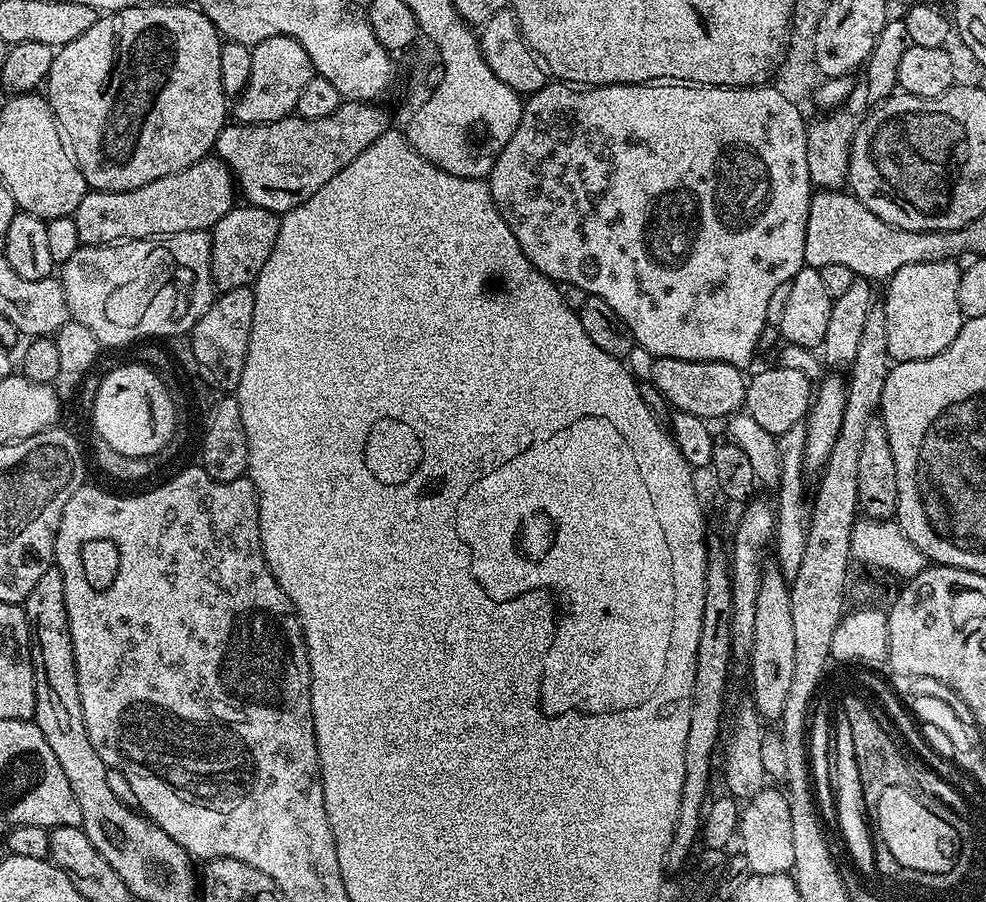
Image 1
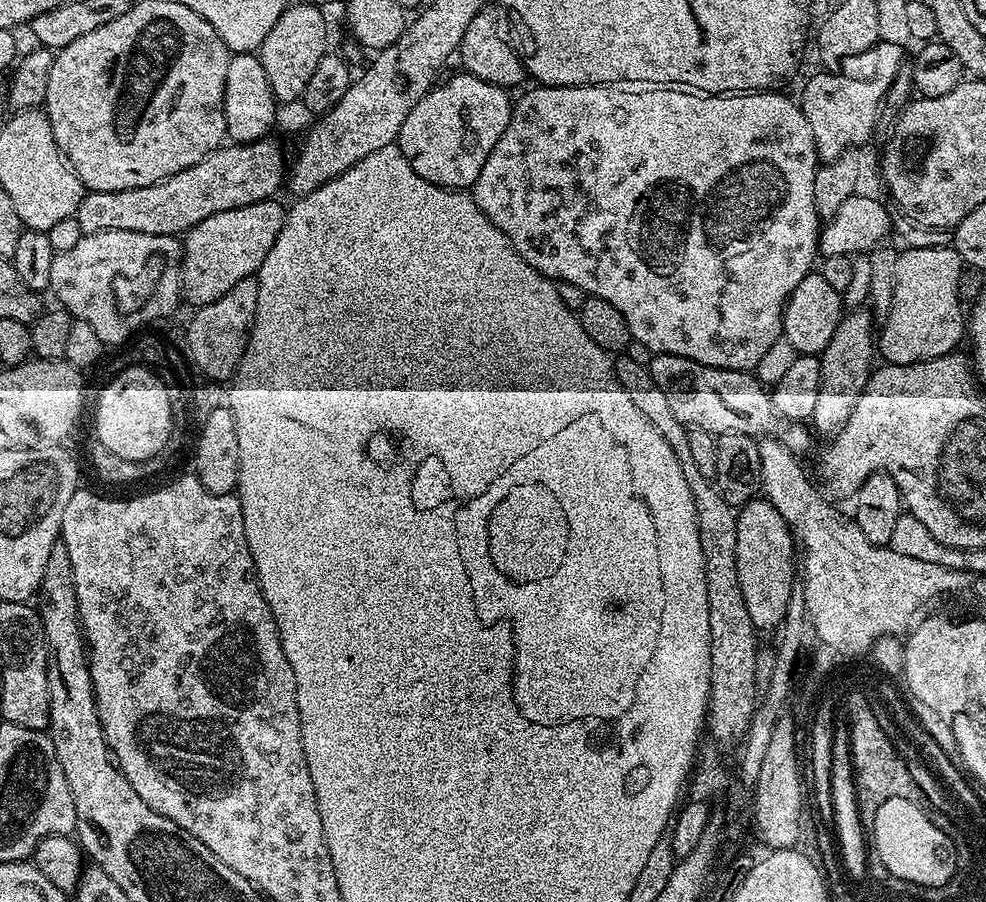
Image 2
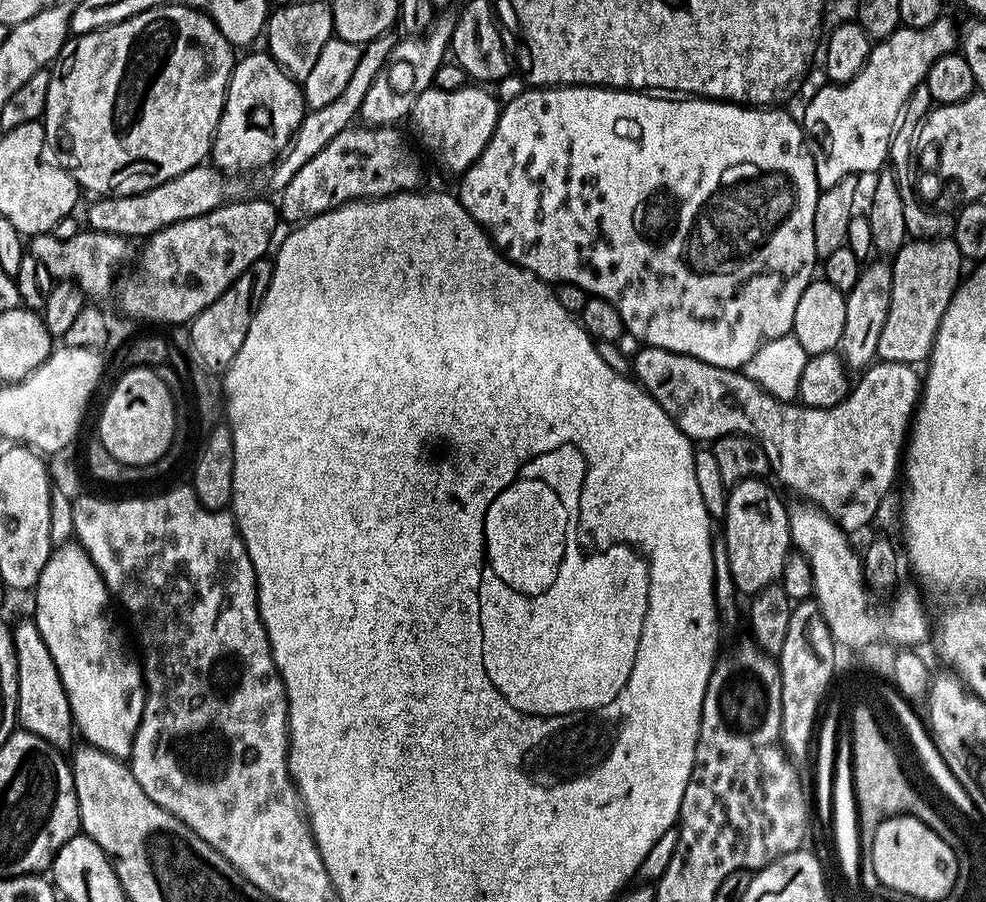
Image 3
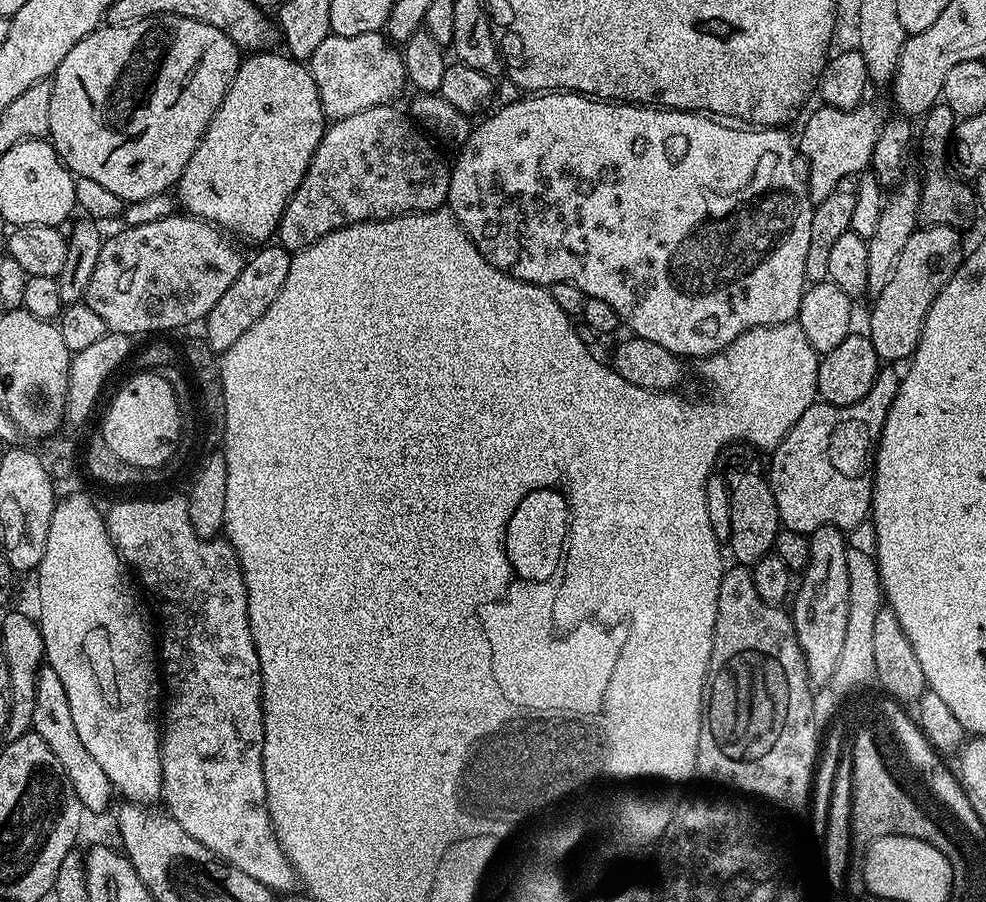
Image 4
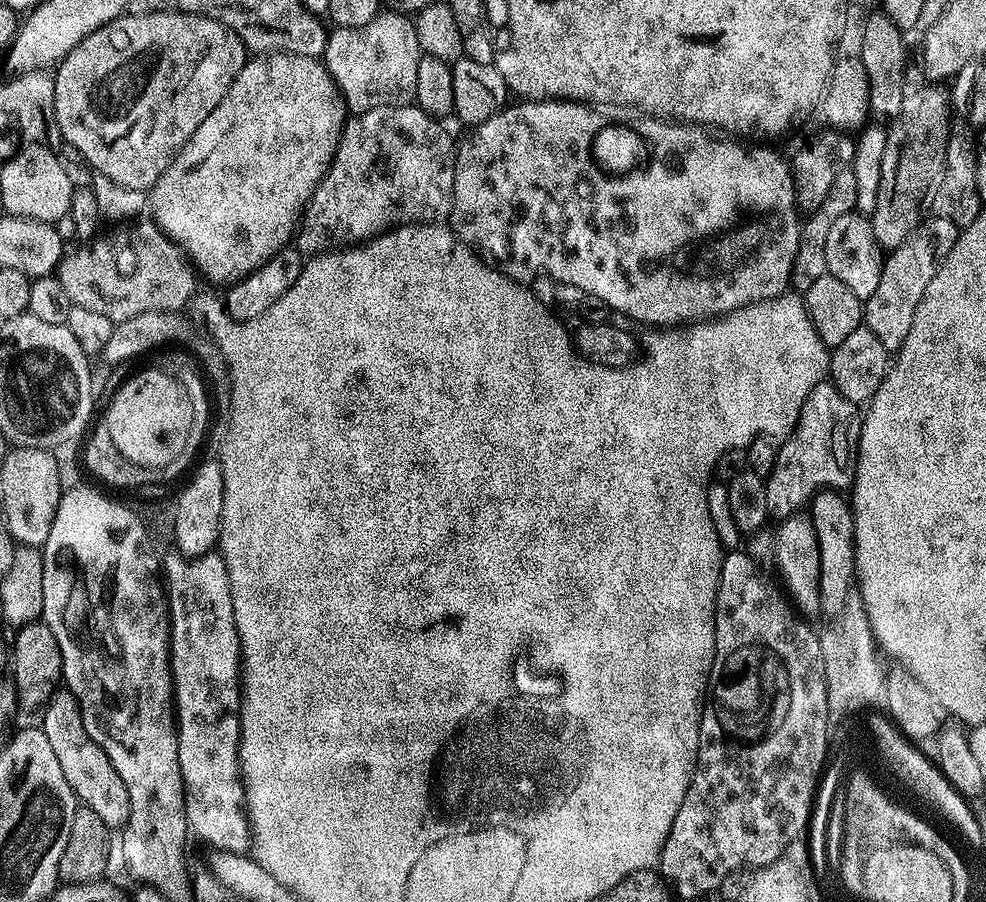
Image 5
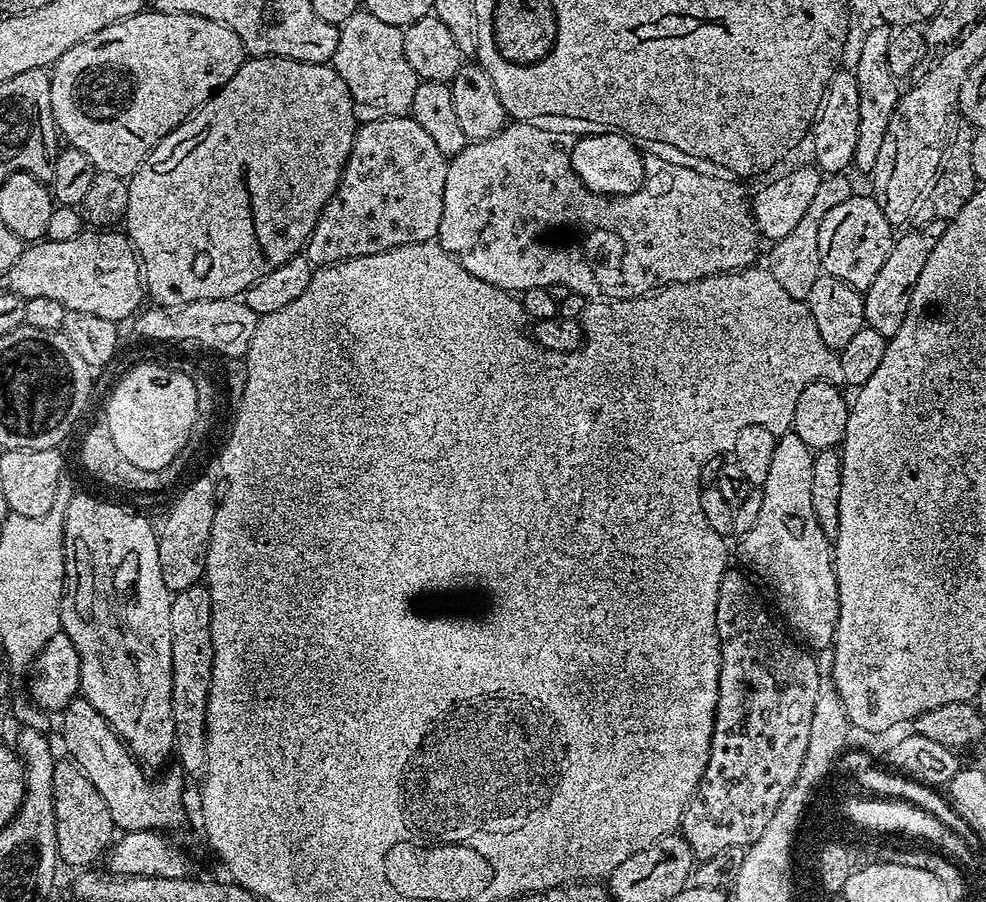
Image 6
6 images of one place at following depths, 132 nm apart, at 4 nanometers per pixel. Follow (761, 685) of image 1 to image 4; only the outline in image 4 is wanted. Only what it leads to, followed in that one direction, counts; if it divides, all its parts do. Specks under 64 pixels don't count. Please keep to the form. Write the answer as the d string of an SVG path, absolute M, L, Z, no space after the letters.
M756 470L727 473L730 494L730 538L727 547L732 547L732 556L737 565L753 566L761 558L771 553L777 546L776 535L782 532L780 511L774 502L771 483L763 480Z

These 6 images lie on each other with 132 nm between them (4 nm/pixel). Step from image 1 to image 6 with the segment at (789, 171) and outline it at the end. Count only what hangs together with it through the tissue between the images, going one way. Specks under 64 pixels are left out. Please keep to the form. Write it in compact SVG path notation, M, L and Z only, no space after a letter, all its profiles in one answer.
M532 122L509 123L497 136L489 140L478 140L469 143L459 154L451 157L446 170L446 194L442 202L442 226L438 243L452 255L458 263L466 266L474 278L482 278L482 282L490 282L490 286L498 286L506 292L521 294L530 288L551 289L553 284L561 284L570 292L582 294L585 298L630 298L631 296L647 296L657 286L666 284L685 284L691 280L700 280L704 276L716 276L720 272L739 272L741 268L750 268L757 263L756 247L762 244L762 237L752 221L749 193L744 193L743 183L732 178L707 176L696 168L687 168L684 164L668 164L661 172L654 171L644 184L628 196L606 196L594 193L579 180L571 166L569 149L563 148L544 128L536 128Z

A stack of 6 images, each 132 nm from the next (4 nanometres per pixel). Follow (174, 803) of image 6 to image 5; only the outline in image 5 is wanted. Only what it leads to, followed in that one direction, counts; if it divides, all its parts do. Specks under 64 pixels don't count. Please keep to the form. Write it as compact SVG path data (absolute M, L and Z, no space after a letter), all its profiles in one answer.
M67 690L57 691L43 709L43 716L44 733L62 766L66 782L70 782L73 792L76 793L77 801L83 807L94 810L94 814L102 818L109 830L123 829L128 820L126 786L122 783L122 778L118 778L118 770L114 770L110 758L106 758L106 750L102 750L102 746L98 746L90 738L90 734L86 734L76 696Z

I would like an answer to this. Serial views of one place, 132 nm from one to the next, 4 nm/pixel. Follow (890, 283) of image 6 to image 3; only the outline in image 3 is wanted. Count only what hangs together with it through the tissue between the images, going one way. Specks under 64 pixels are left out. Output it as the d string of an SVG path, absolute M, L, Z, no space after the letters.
M909 239L891 257L894 290L890 290L890 314L886 314L886 326L882 326L882 335L878 337L877 357L899 364L920 366L932 353L934 338L938 334L938 326L942 322L942 314L946 314L946 306L950 306L950 298L960 285L962 257L955 239L913 240Z

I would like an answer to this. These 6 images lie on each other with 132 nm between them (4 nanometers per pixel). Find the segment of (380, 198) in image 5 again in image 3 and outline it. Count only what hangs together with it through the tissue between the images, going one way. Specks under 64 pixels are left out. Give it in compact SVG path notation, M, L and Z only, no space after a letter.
M353 126L342 130L330 146L318 150L278 196L278 212L292 222L303 222L351 200L377 200L395 192L415 192L424 172L416 152L396 126Z

